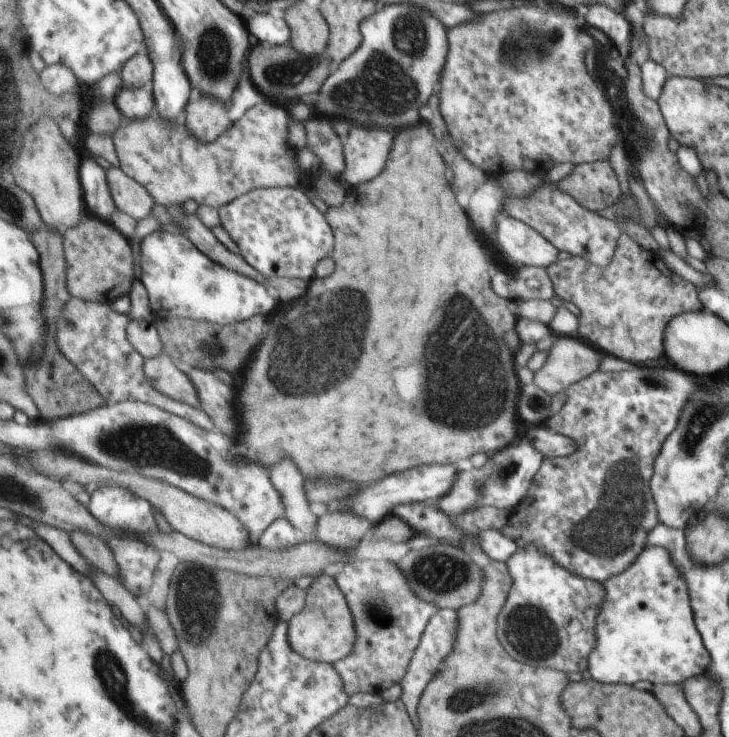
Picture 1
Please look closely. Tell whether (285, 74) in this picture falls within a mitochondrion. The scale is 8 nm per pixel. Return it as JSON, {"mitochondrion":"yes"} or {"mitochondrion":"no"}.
{"mitochondrion":"yes"}

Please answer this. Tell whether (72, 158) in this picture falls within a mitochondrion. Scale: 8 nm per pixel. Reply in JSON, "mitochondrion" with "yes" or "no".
{"mitochondrion":"no"}

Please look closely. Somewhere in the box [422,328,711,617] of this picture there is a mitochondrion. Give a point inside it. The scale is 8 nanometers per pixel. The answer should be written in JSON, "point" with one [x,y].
{"point":[623,506]}

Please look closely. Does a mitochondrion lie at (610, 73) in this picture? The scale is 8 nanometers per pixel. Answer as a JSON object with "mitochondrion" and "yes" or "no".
{"mitochondrion":"yes"}

